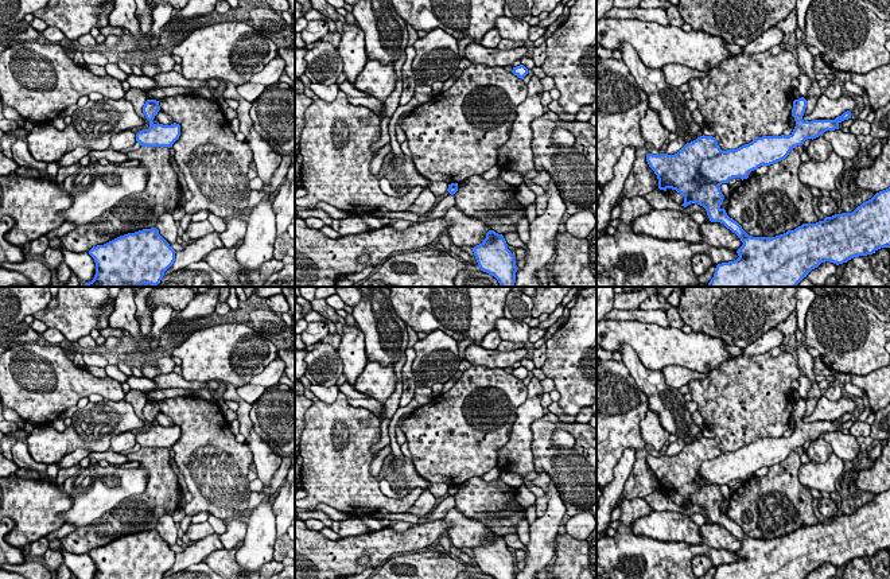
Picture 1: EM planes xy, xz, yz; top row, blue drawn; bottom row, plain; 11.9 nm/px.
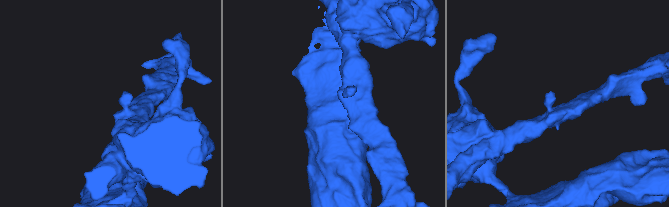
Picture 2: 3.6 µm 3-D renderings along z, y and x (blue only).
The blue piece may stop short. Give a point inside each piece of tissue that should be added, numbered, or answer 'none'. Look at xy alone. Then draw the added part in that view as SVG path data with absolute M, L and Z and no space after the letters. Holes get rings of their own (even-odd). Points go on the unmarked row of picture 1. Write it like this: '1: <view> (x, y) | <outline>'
none

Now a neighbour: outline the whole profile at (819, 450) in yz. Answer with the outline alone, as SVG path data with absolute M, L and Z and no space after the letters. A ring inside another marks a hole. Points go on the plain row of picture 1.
M821 436L809 444L805 454L809 456L811 461L824 463L832 454L832 447Z

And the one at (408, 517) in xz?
M376 512L372 514L374 518L380 520L380 518L384 518L384 520L389 520L390 522L392 521L407 521L407 522L412 522L412 524L417 524L417 521L420 520L417 516L415 514L411 514L411 513L380 513L380 512Z

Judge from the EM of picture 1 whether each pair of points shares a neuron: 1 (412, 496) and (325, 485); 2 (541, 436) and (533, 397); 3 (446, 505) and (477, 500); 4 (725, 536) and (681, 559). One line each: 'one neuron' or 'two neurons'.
1: one neuron
2: two neurons
3: two neurons
4: two neurons

